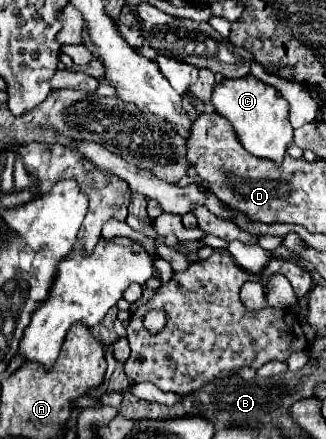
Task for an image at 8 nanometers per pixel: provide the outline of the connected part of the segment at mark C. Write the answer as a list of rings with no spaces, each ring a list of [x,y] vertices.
[[[248,74],[244,78],[234,78],[234,80],[226,80],[224,84],[216,84],[214,92],[212,92],[212,104],[214,104],[216,112],[232,124],[232,130],[238,136],[240,144],[252,156],[266,158],[276,164],[280,164],[284,160],[284,156],[288,154],[288,146],[294,142],[294,128],[290,126],[290,120],[288,120],[288,102],[280,96],[280,92],[276,88],[272,88],[272,86],[264,84],[262,80],[254,78],[252,74]]]

